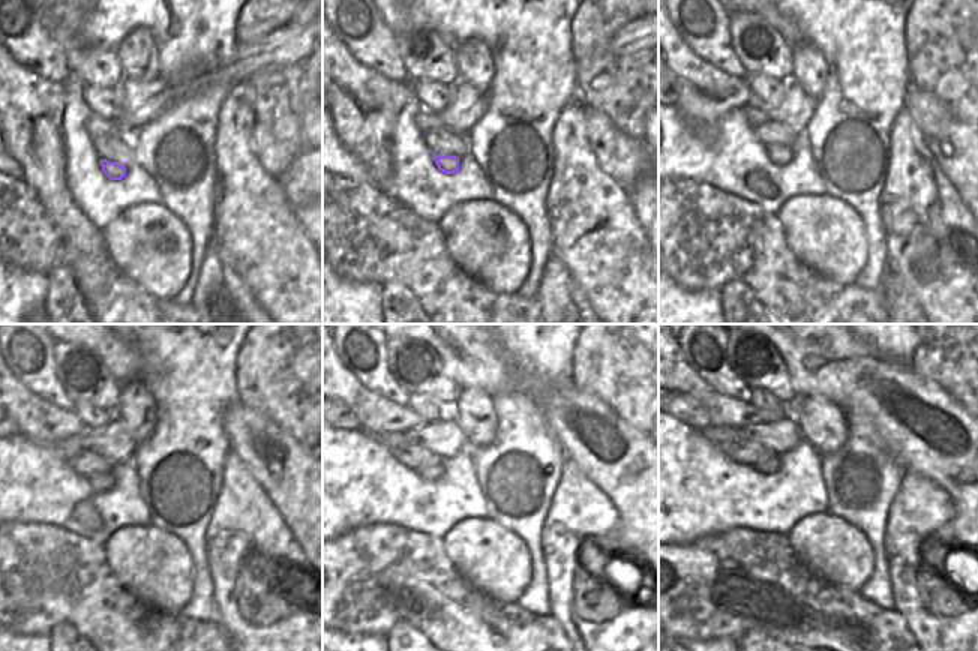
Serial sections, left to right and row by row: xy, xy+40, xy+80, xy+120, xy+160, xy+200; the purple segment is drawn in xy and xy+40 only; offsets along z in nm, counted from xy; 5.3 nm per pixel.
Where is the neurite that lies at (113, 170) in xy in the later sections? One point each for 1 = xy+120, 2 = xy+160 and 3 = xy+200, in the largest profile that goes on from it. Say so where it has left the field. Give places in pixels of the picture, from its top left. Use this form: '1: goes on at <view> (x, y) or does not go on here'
1: goes on at xy+120 (101, 483)
2: goes on at xy+160 (434, 473)
3: goes on at xy+200 (770, 464)

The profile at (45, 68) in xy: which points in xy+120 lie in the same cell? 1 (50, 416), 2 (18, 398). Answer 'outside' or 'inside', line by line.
1: outside
2: outside

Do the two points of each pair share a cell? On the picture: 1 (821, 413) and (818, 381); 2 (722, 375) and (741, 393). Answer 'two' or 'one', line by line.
1: two
2: one

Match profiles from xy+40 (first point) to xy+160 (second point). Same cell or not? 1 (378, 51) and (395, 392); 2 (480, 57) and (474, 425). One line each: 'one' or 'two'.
1: one
2: one

